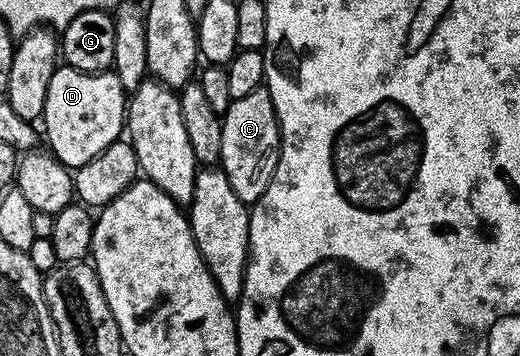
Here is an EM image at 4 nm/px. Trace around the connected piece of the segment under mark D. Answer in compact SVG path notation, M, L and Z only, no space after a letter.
M67 65L57 66L54 77L50 77L50 89L46 89L46 109L42 116L42 135L48 138L47 150L55 155L58 162L69 169L86 165L102 149L117 142L126 127L126 92L122 81L111 70L101 71L99 75L91 75Z

